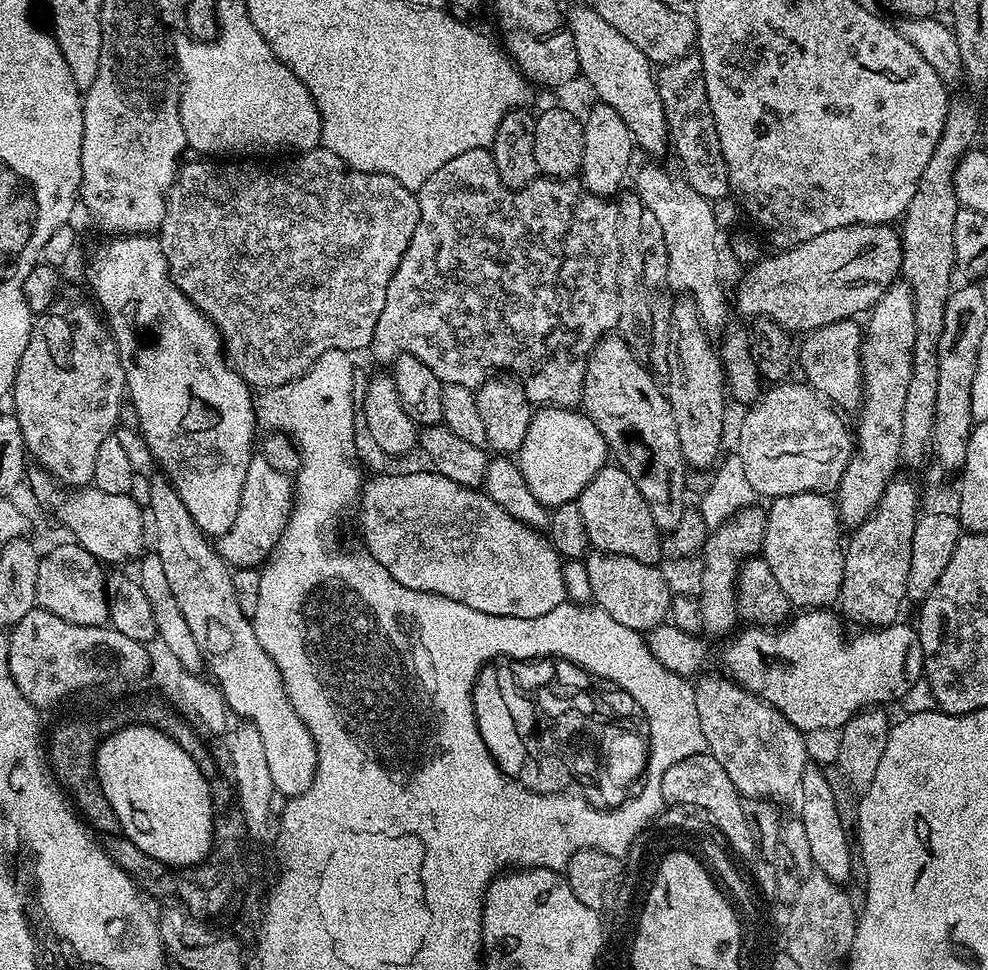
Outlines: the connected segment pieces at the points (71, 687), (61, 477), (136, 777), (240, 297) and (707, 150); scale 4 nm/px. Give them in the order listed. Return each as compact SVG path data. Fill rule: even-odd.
M37 606L26 618L11 625L8 661L18 690L22 690L24 697L37 709L44 710L71 692L96 688L114 679L116 672L120 672L124 680L134 679L140 668L149 667L150 652L145 645L134 638L126 638L126 634L118 634L118 630L110 626L66 622L66 618L58 618L58 614L50 614L50 610Z
M58 298L35 317L10 393L27 455L34 456L39 467L72 490L93 483L98 448L114 432L120 411L126 408L124 371L116 338L89 304Z
M132 722L116 733L110 734L103 741L96 751L96 772L98 782L101 784L102 792L110 802L110 806L114 808L120 823L120 832L128 835L128 840L133 844L137 853L154 858L158 862L162 862L165 866L171 866L173 869L191 868L193 864L201 864L207 857L208 851L212 849L212 789L210 787L209 777L202 770L198 770L198 766L186 750L182 750L182 746L178 746L178 742L174 742L160 728L154 728L149 723Z
M323 146L279 162L253 162L248 158L235 162L221 162L216 158L192 159L196 160L179 169L176 181L168 192L166 214L158 229L158 239L172 280L190 298L195 308L220 329L226 345L226 359L236 373L247 380L253 389L277 388L297 380L303 372L310 370L312 363L330 350L356 354L359 348L367 349L374 338L374 326L378 326L378 314L382 314L382 306L386 306L386 286L390 286L390 278L394 278L394 270L398 270L398 262L402 262L402 254L406 254L406 246L410 246L410 238L414 238L414 230L420 221L417 193L402 186L402 182L393 176L353 172L342 158L338 158L338 154Z
M689 54L663 65L656 72L656 85L666 114L670 148L671 151L676 151L676 156L680 159L681 169L679 168L679 171L686 183L694 190L698 190L698 194L702 194L702 198L719 202L724 195L727 197L732 191L730 170L726 170L726 158L722 158L722 142L718 142L718 126L714 126L714 114L710 110L710 102L706 94L706 78L704 77L702 58L699 54Z

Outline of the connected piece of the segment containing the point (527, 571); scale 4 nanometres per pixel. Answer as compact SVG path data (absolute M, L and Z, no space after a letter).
M435 470L428 472L408 472L405 476L376 476L372 481L363 485L358 497L358 509L360 508L360 532L364 535L363 547L378 561L402 586L410 590L422 590L430 594L438 594L450 598L454 602L462 602L462 606L470 606L470 610L482 610L482 614L494 614L495 616L509 616L510 618L538 618L538 614L546 614L554 610L554 606L565 603L568 600L566 594L566 582L564 581L564 566L562 557L556 553L556 547L548 539L543 531L531 528L521 520L515 520L498 502L494 502L491 496L483 490L467 488L458 482L452 482L442 473Z

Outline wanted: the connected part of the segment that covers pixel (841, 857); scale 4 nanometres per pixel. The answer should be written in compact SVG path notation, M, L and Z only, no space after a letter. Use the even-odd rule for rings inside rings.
M810 762L804 768L804 773L800 779L799 800L798 819L802 822L802 826L806 826L806 839L810 845L810 858L815 871L824 876L829 876L835 884L847 885L851 878L851 868L854 863L854 857L852 857L854 844L842 830L841 819L838 818L837 813L837 803L834 802L834 793L830 790L828 772L825 769L820 769L816 762Z

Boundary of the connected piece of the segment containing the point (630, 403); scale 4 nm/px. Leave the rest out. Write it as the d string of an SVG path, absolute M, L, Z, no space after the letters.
M609 334L596 343L586 362L582 408L607 442L615 467L634 478L634 486L646 498L646 506L650 506L661 533L671 534L686 511L686 465L678 442L678 426L674 426L674 410L670 410L665 389L656 385L657 377L642 360L640 365L640 360L618 334Z

